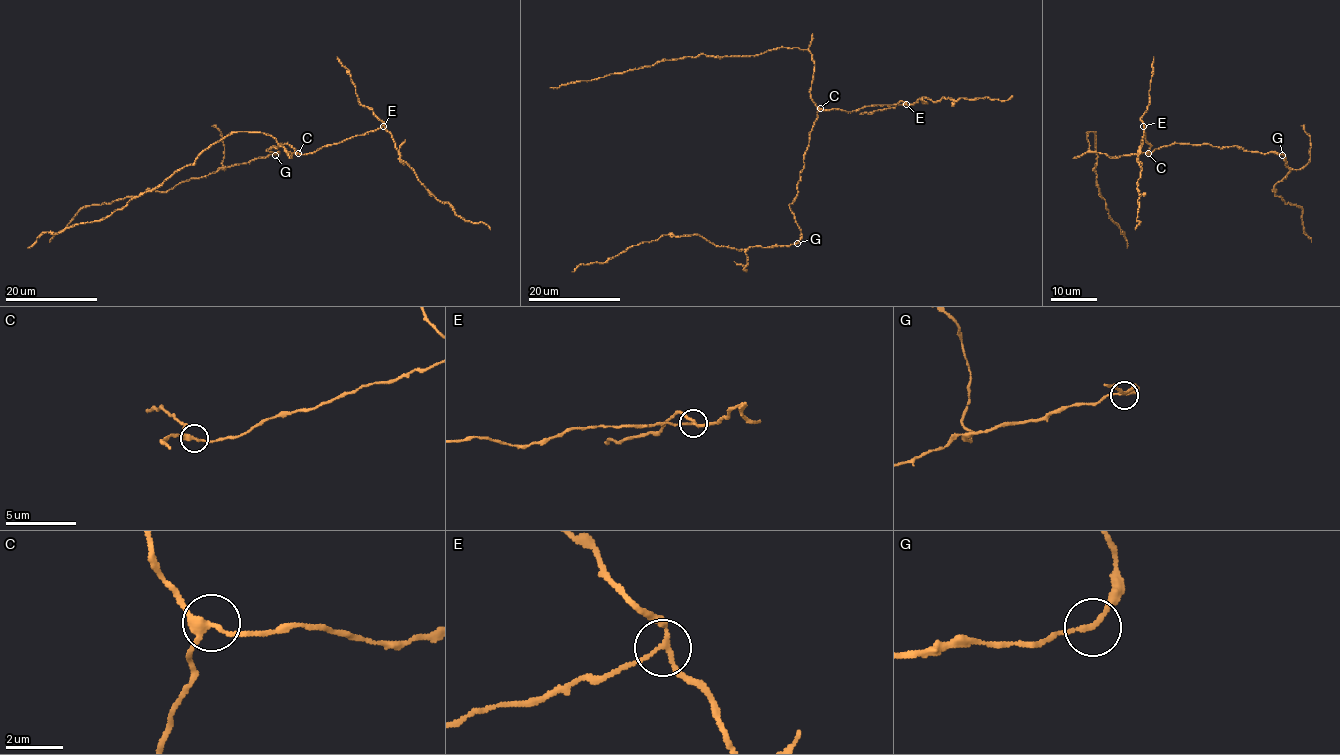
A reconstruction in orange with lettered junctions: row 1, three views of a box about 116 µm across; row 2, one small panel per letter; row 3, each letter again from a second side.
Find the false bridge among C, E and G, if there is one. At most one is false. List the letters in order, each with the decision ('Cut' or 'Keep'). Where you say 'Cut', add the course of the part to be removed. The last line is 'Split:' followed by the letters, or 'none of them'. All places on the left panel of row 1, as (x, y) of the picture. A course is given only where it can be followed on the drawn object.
C: Keep
E: Cut. Course of the part to remove: (383, 126), (391, 135), (399, 157), (437, 199), (446, 202), (467, 221), (484, 222), (490, 229)
G: Keep
Split: E

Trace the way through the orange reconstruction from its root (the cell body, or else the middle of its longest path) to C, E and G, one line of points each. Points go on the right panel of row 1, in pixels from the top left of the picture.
C: (1166, 145), (1148, 153)
E: (1166, 145), (1149, 155), (1151, 145), (1145, 141), (1143, 126)
G: (1166, 145), (1237, 145), (1244, 151), (1282, 155)

